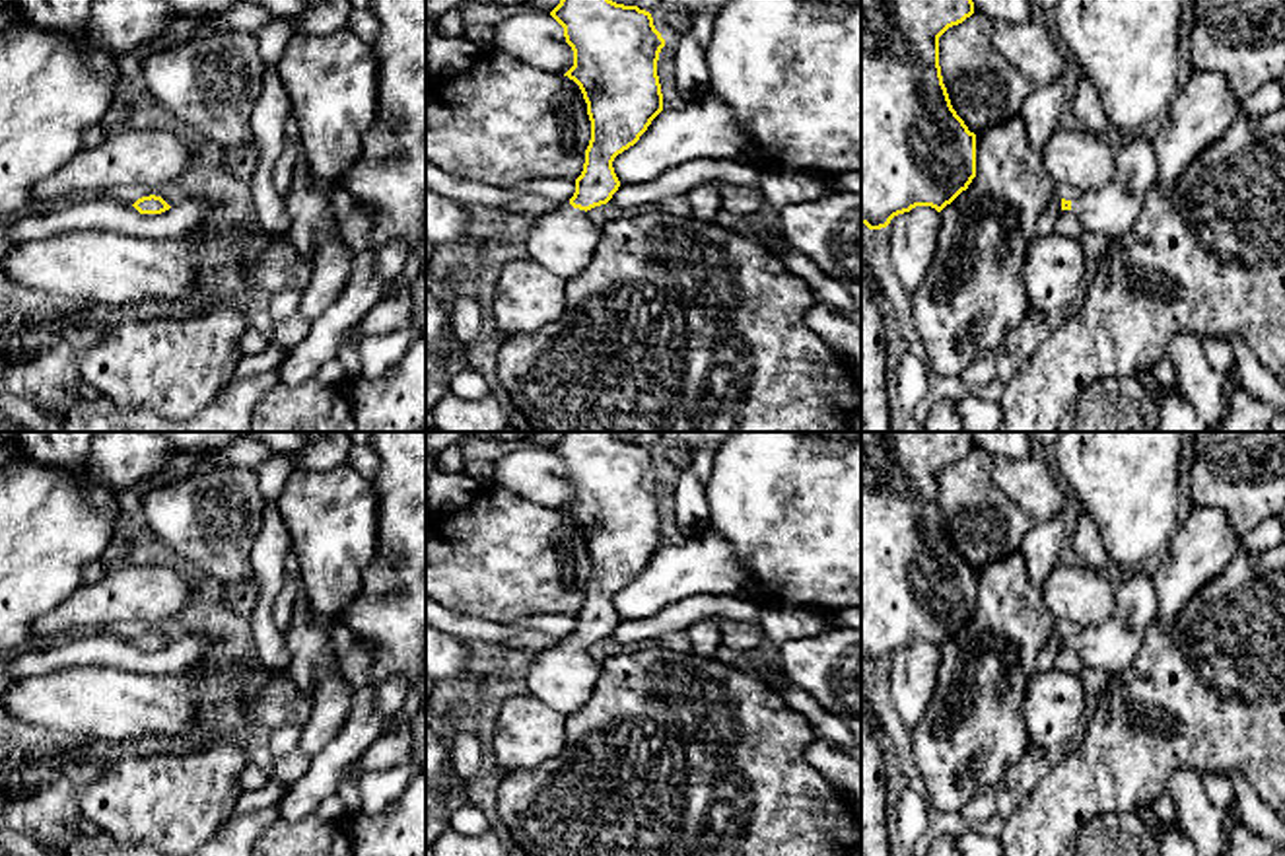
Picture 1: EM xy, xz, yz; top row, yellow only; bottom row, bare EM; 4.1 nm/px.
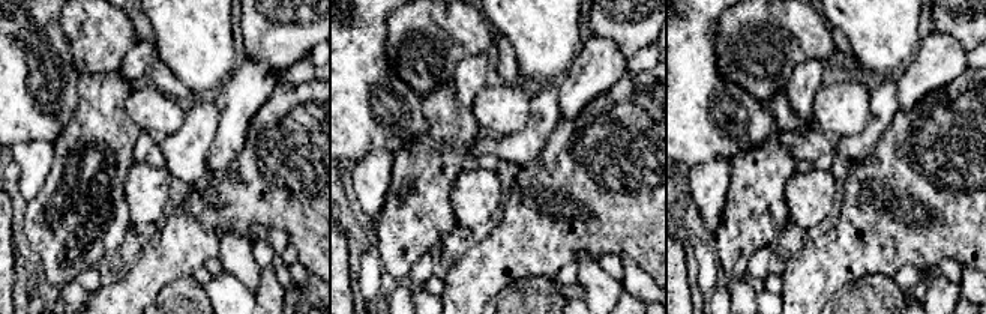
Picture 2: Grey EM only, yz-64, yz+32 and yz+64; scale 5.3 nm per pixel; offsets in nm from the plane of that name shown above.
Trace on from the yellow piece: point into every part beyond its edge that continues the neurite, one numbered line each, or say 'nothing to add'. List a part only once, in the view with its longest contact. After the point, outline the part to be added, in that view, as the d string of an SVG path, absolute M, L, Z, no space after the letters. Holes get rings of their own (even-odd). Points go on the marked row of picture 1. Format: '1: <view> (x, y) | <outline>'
1: xz (562, 242) | M572 204L535 218L527 235L529 259L562 280L583 272L595 253L601 228Z

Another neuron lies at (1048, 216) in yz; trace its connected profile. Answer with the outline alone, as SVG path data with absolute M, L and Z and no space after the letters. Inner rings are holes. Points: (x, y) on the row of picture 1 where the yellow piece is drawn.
M1054 196L1036 220L1036 235L1044 237L1056 233L1056 222L1059 212L1061 212L1061 198Z

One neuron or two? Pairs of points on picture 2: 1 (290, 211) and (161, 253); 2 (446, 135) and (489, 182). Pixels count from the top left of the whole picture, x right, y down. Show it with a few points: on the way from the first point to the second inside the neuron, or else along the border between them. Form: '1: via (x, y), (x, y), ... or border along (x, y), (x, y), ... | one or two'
1: via (258, 211), (219, 211), (209, 214), (192, 230) | one
2: border along (462, 170), (453, 184), (453, 205) | two

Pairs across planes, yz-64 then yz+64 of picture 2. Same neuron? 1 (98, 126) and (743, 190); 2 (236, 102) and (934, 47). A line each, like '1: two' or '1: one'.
1: one
2: one

